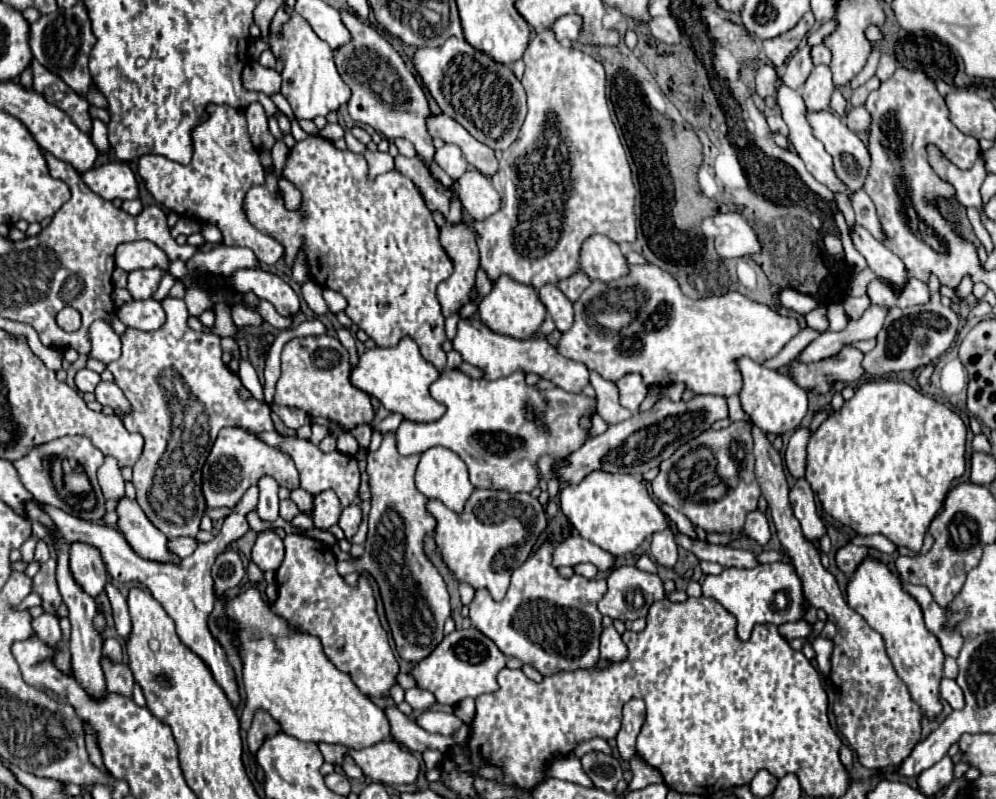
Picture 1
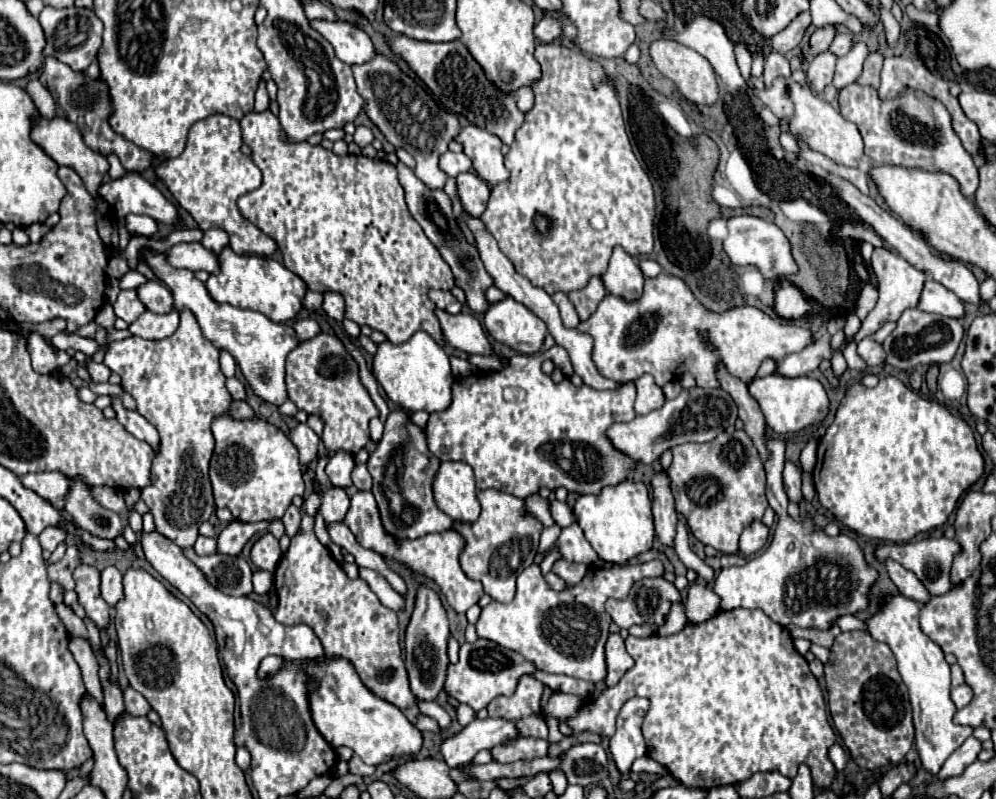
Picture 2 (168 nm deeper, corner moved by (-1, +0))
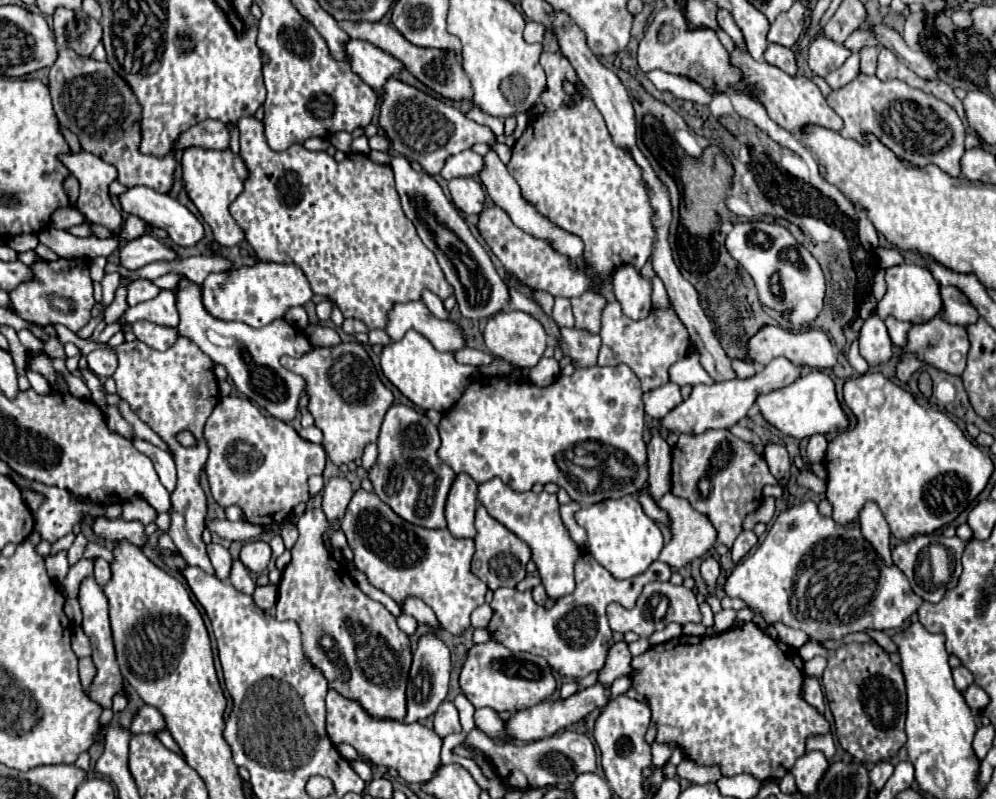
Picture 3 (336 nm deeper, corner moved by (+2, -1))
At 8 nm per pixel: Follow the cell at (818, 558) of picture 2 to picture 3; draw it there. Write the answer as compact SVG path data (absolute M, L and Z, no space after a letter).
M812 500L784 510L774 520L756 552L740 562L726 578L724 590L730 598L742 598L756 614L766 620L766 624L780 620L790 628L804 630L816 642L842 640L852 632L900 630L924 602L912 592L908 578L898 566L888 566L884 560L880 560L880 556L876 556L872 544L864 540L860 524L846 528L832 518L822 516L818 504Z

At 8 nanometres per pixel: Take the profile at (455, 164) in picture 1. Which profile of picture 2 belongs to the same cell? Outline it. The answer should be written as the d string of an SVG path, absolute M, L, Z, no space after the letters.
M447 151L441 155L439 159L439 167L449 175L449 177L457 177L463 171L471 169L471 159L465 153L453 153Z

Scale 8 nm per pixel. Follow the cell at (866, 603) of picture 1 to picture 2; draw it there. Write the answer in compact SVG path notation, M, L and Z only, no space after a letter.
M897 593L881 601L879 611L871 615L865 623L875 641L883 641L891 647L897 659L899 673L909 689L909 699L913 707L913 725L915 725L915 743L921 755L921 765L929 773L937 773L943 761L973 733L971 727L961 727L953 723L955 703L949 697L951 675L949 663L943 657L939 645L935 645L919 627L919 603Z

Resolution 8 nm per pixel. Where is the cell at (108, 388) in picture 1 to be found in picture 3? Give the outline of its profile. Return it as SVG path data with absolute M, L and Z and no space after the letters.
M134 438L132 444L134 444L142 454L146 454L146 456L154 462L154 468L156 468L156 472L158 472L160 482L162 482L164 488L172 494L174 488L176 488L176 464L174 464L172 456L170 456L166 450L160 450L160 448L156 448L156 446L140 440L140 438Z

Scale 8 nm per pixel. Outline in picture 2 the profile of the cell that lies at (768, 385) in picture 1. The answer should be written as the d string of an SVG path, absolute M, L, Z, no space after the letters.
M771 373L767 377L759 377L753 379L749 385L749 393L757 399L763 415L765 415L765 423L775 431L775 433L795 433L801 431L807 425L819 423L827 411L829 411L829 399L827 393L823 389L823 385L815 379L809 377L795 377L795 379L787 379L779 373Z

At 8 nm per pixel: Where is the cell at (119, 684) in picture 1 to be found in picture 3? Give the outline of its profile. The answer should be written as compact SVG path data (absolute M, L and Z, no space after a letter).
M144 706L134 716L134 722L132 722L132 728L130 728L132 734L158 734L162 730L166 730L164 716L152 706Z

